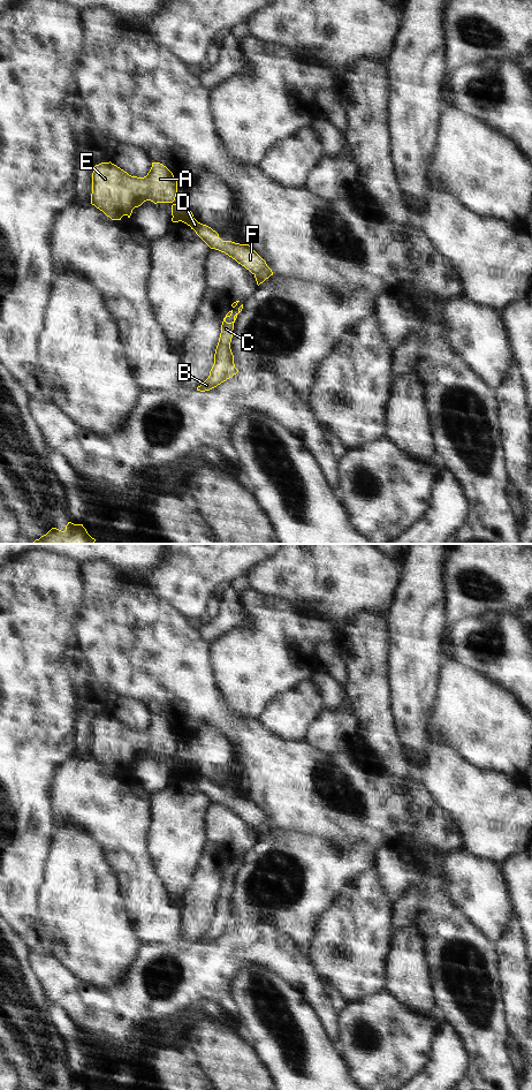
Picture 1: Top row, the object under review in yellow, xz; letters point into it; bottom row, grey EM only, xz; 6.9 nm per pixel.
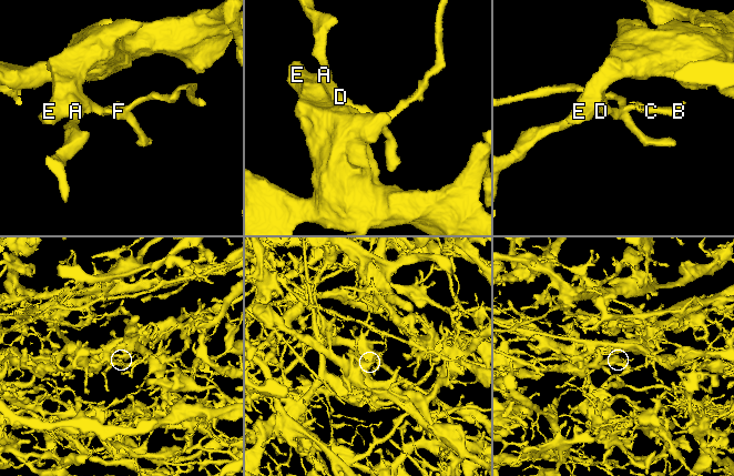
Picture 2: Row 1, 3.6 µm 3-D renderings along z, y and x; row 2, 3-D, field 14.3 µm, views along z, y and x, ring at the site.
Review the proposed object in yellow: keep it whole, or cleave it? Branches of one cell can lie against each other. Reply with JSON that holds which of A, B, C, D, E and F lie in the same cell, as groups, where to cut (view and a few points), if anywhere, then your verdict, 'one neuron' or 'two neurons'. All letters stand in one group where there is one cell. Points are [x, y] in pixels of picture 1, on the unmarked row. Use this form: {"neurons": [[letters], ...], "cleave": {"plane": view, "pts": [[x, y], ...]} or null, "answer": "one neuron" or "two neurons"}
{"neurons": [["A", "D", "E", "F"], ["B", "C"]], "cleave": {"plane": "xz", "pts": [[266, 818], [255, 827]]}, "answer": "two neurons"}

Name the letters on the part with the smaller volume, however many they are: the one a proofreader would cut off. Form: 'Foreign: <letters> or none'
Foreign: B, C.

